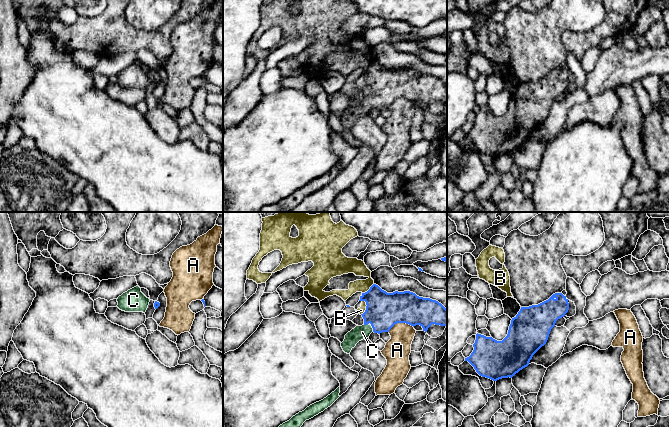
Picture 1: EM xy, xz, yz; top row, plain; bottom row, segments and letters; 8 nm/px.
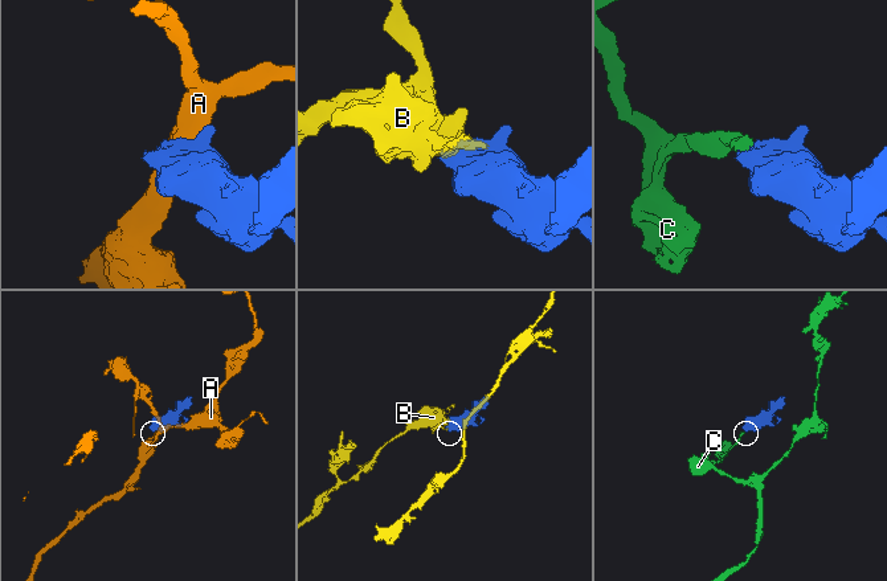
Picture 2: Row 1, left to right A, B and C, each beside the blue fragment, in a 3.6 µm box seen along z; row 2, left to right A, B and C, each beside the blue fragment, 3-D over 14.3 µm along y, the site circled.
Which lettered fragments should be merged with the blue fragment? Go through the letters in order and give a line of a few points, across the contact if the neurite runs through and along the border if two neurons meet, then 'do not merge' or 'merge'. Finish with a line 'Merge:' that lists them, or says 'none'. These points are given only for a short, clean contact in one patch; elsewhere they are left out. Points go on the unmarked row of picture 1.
A: do not merge
B: line xz (364, 76), (365, 86), (360, 90); do not merge
C: line xz (384, 86), (382, 93), (372, 103), (359, 109); merge
Merge: C

